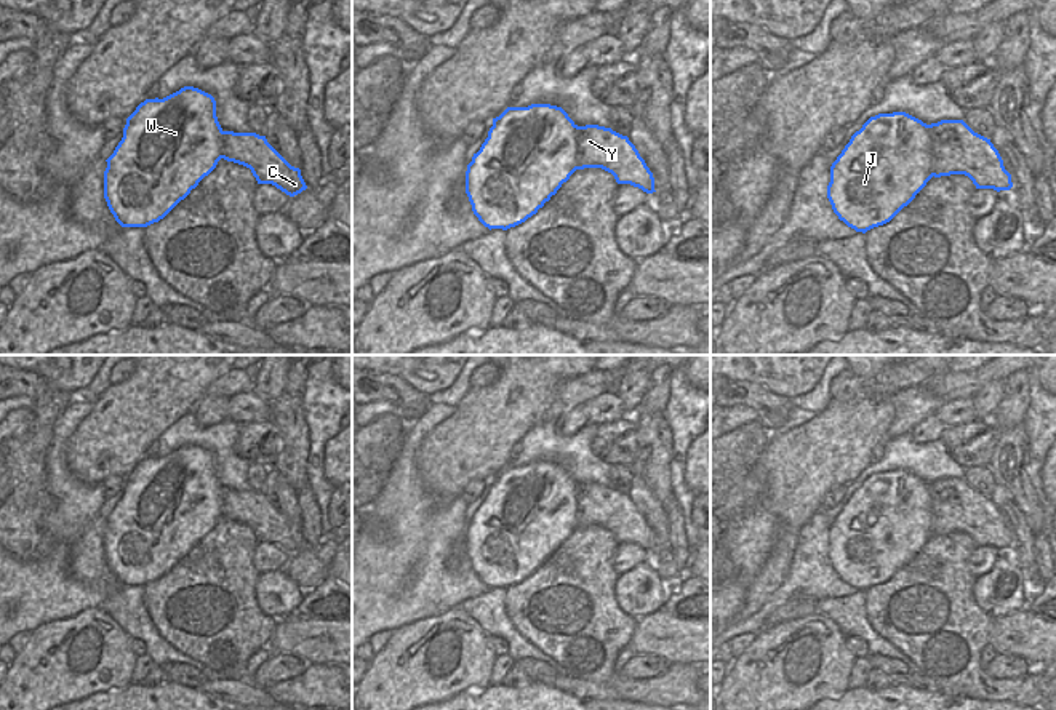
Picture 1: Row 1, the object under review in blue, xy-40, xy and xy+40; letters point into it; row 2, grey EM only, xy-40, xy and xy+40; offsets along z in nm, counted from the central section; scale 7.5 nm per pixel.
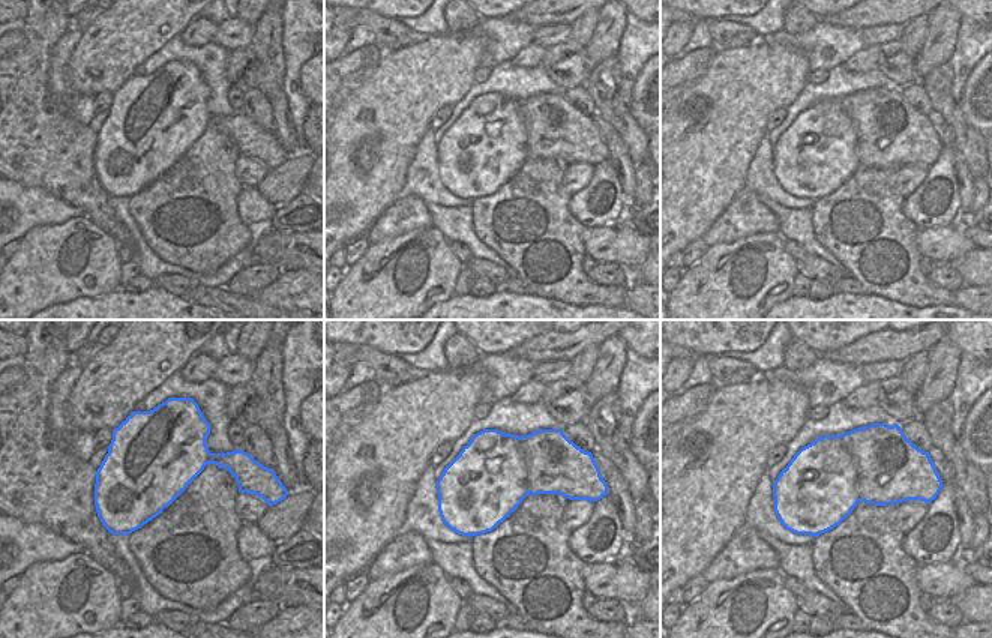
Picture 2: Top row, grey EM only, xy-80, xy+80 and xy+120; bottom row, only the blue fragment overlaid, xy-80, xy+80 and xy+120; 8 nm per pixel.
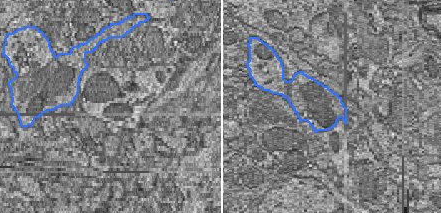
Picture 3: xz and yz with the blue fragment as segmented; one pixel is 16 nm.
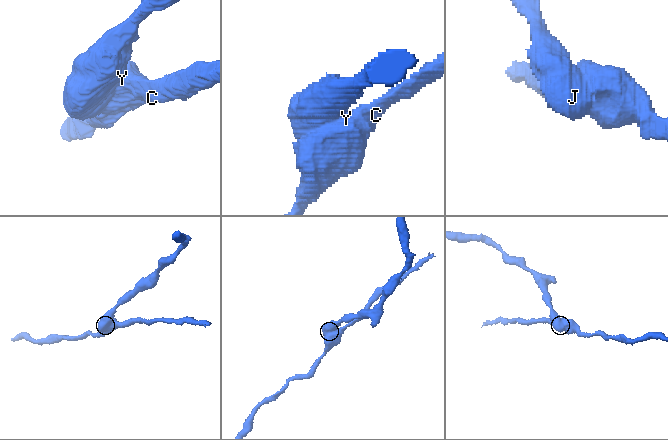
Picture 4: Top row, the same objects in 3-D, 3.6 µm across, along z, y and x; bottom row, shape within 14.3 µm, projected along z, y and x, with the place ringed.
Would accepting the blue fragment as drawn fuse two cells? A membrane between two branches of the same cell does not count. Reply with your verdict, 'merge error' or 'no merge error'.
merge error

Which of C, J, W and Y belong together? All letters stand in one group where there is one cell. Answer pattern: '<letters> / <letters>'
C Y / J W

